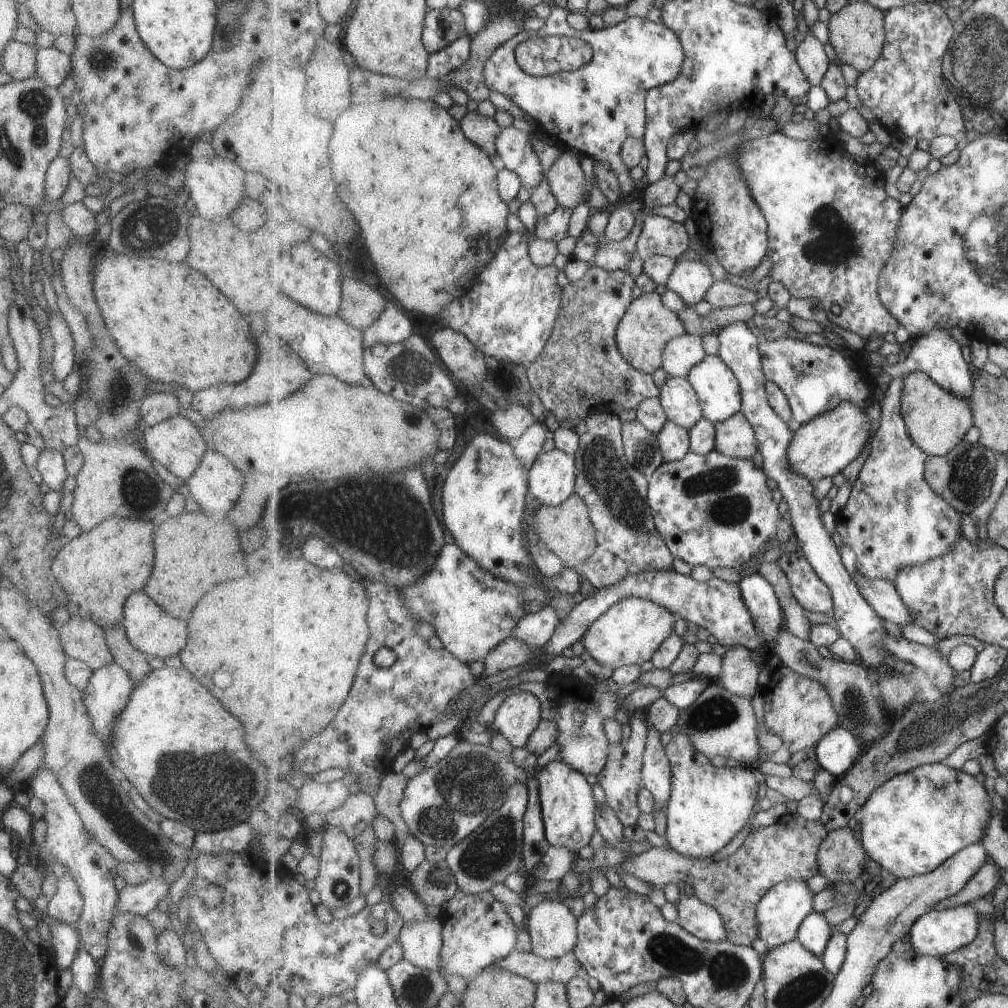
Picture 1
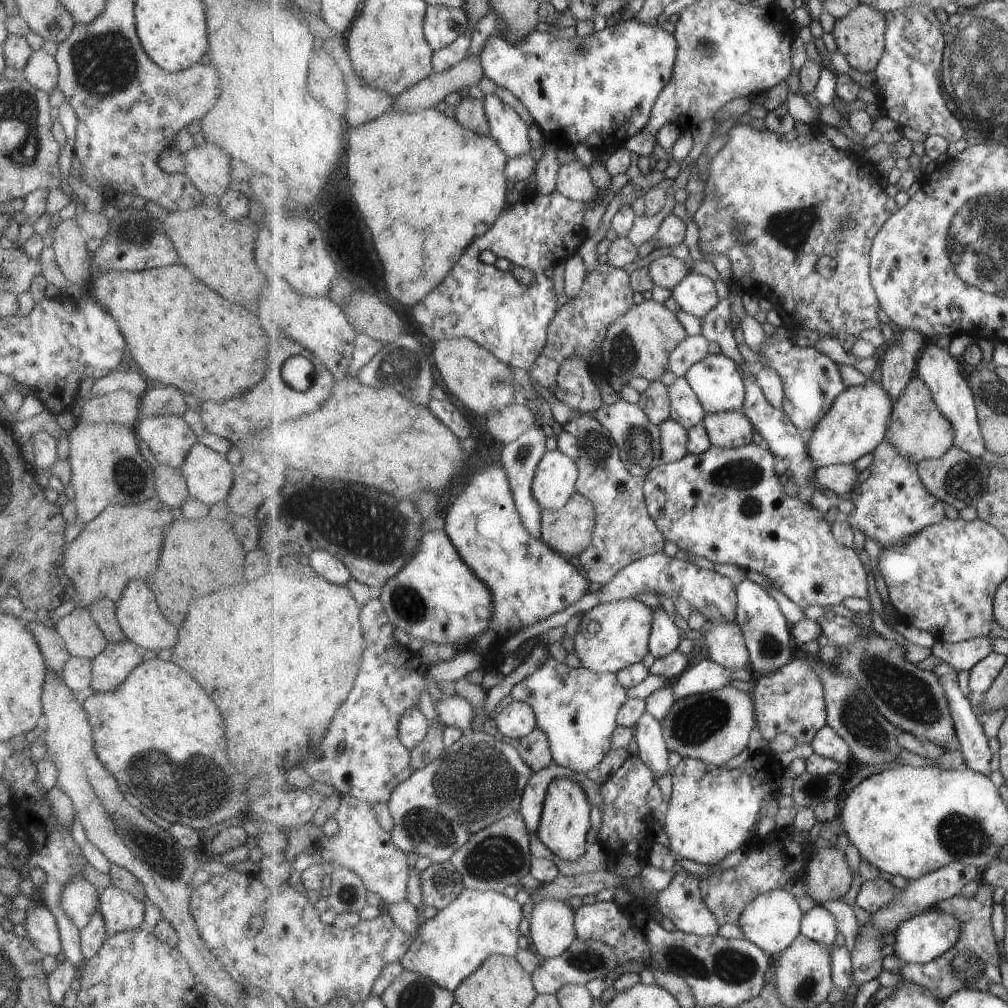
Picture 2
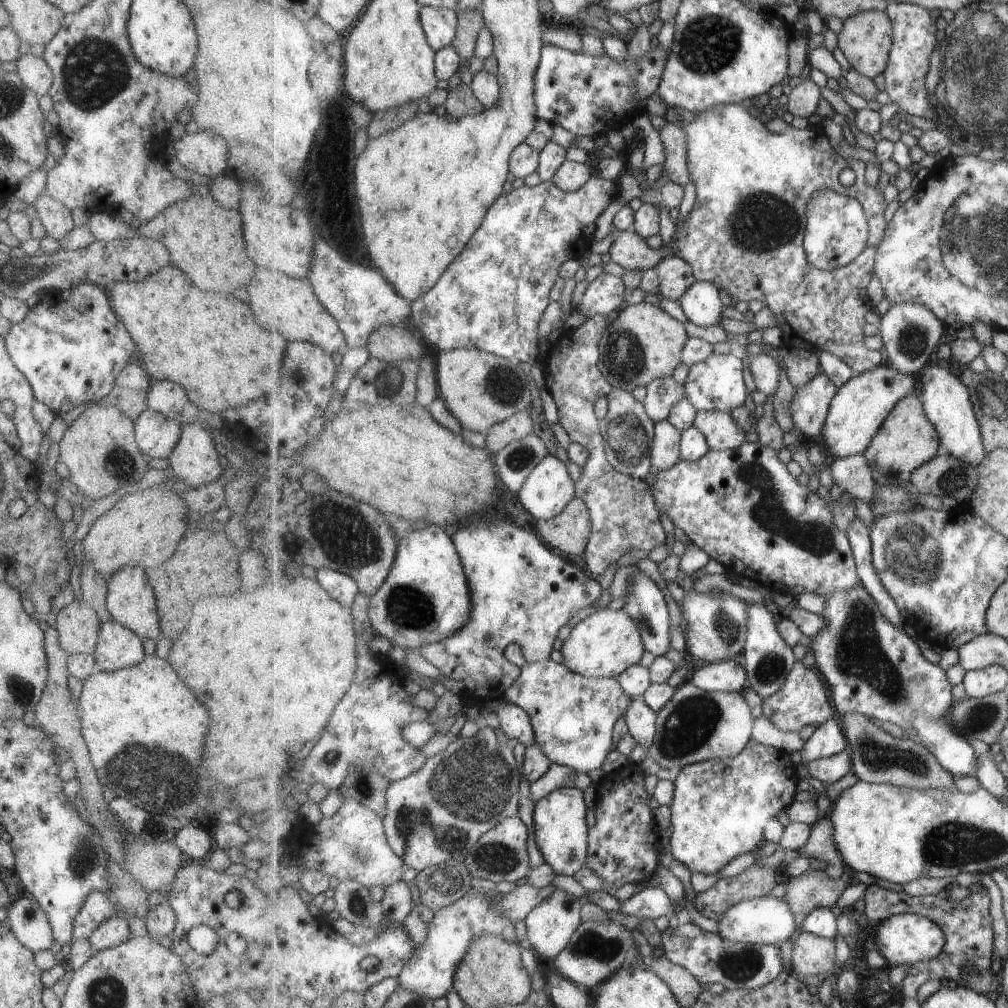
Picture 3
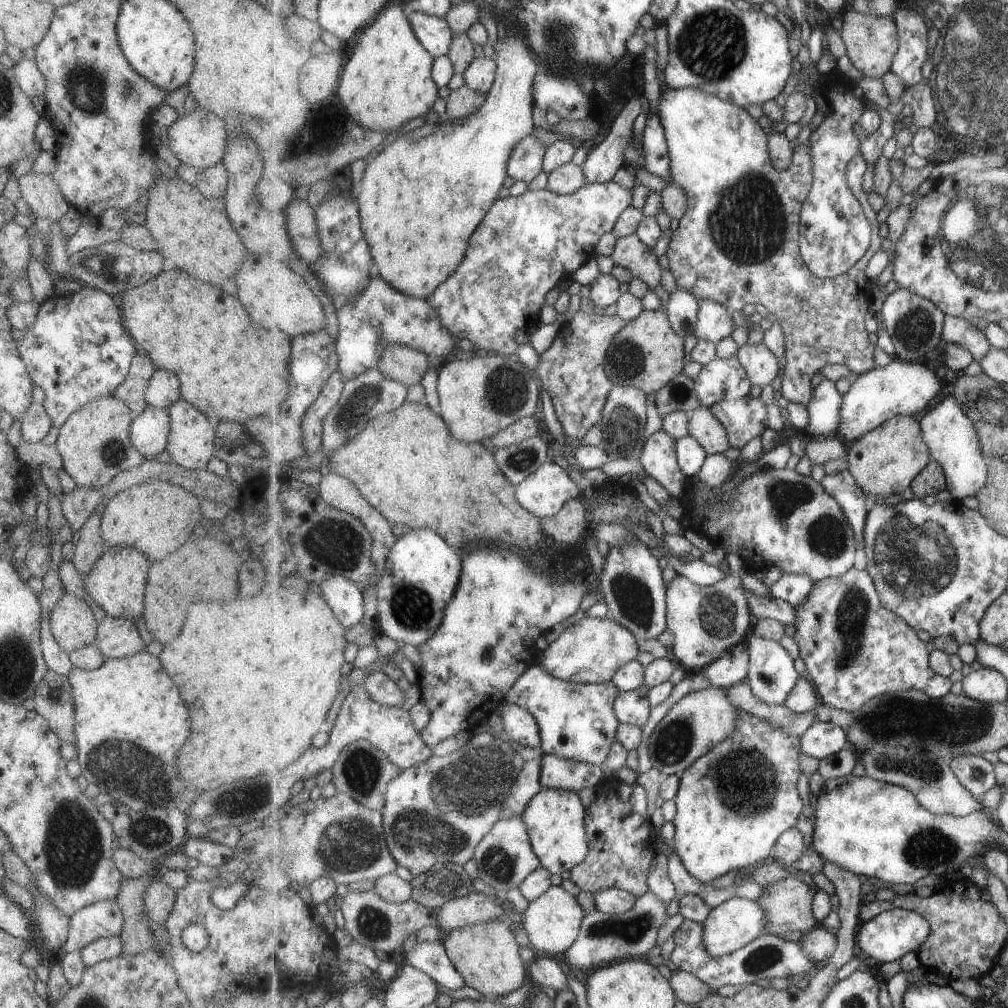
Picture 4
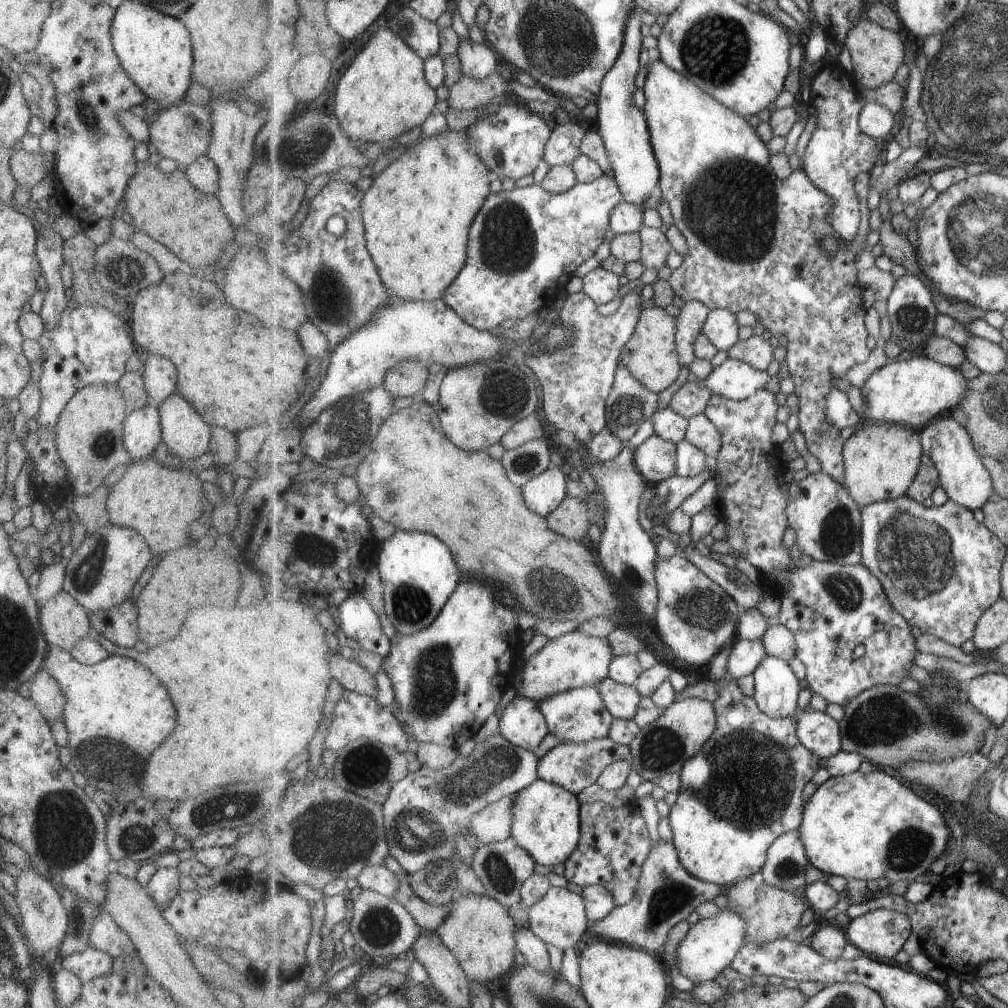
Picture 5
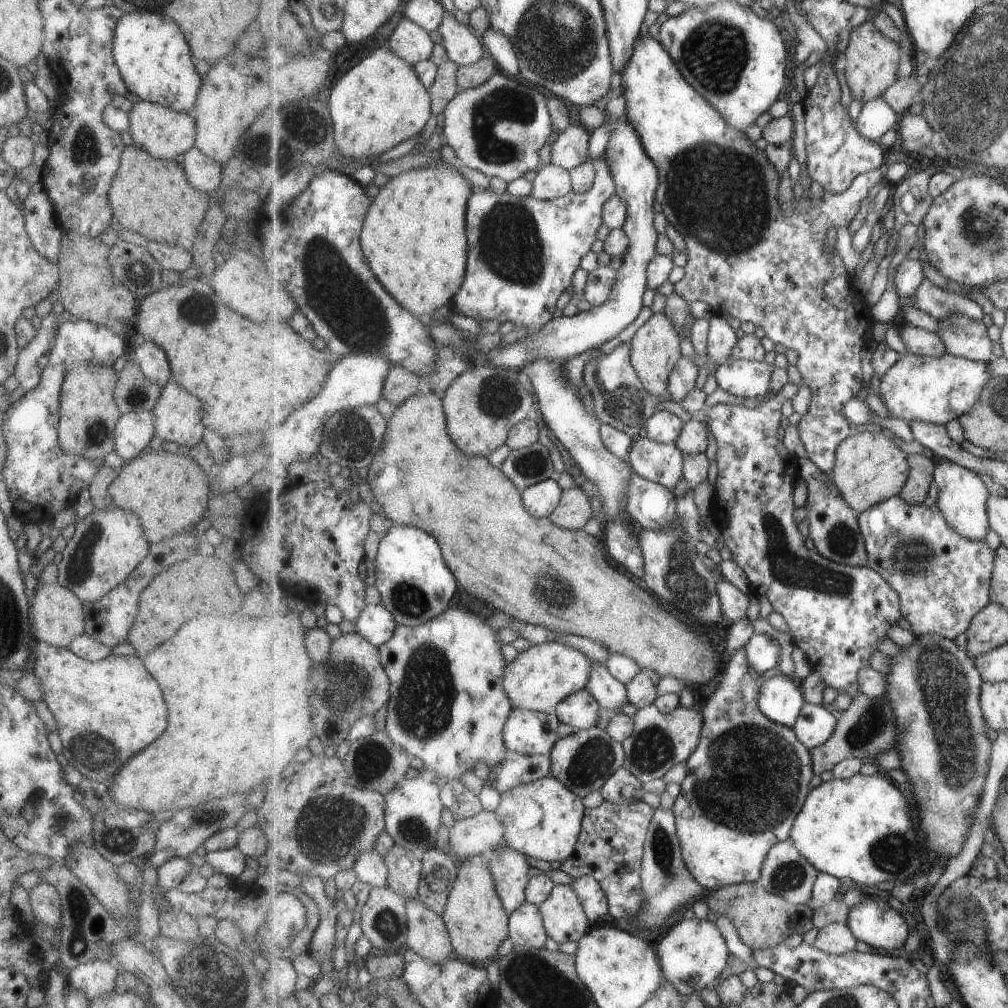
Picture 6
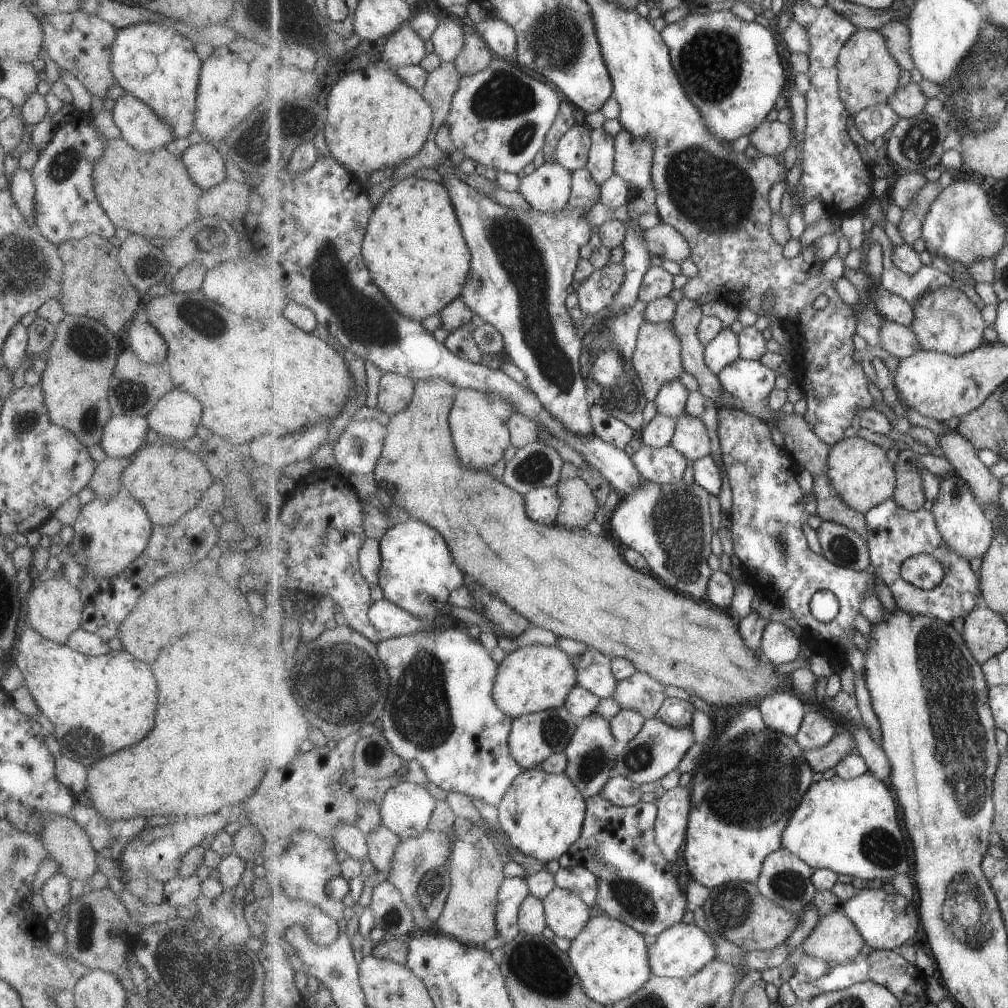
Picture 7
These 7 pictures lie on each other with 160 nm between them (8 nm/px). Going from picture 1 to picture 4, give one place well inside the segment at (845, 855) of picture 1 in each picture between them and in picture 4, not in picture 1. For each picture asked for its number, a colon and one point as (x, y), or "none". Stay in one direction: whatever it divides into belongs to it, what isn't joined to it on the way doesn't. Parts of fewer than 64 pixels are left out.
2: (829, 877)
3: (811, 890)
4: (788, 903)

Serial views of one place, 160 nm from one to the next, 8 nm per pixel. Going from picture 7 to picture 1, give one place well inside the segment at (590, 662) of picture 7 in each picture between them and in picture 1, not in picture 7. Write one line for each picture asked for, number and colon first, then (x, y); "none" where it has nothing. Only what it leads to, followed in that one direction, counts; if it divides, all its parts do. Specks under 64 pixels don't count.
1: (657, 768)
2: (652, 746)
3: (641, 718)
4: (633, 707)
5: (623, 701)
6: (611, 693)

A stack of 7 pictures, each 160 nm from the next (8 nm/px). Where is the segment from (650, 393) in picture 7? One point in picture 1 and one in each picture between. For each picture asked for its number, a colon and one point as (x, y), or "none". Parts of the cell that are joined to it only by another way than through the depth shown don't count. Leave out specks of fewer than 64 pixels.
1: (649, 325)
2: (640, 343)
3: (645, 343)
4: (648, 353)
5: (652, 354)
6: (656, 348)

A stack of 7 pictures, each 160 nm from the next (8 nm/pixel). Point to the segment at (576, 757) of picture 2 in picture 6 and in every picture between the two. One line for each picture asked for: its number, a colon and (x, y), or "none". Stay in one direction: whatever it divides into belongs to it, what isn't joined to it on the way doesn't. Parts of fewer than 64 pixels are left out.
3: (574, 716)
4: (577, 720)
5: (579, 715)
6: (580, 710)

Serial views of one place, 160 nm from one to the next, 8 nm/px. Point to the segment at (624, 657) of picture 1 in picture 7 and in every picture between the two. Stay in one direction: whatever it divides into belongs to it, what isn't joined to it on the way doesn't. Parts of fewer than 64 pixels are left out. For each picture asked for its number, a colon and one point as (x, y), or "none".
2: (610, 637)
3: (603, 645)
4: (591, 651)
5: (573, 660)
6: (542, 676)
7: (532, 679)

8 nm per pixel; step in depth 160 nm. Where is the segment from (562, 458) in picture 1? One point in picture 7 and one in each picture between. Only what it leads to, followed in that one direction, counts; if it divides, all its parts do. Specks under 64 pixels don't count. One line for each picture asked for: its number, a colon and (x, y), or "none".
2: (554, 485)
3: (549, 489)
4: (544, 492)
5: (544, 493)
6: (542, 499)
7: (543, 504)

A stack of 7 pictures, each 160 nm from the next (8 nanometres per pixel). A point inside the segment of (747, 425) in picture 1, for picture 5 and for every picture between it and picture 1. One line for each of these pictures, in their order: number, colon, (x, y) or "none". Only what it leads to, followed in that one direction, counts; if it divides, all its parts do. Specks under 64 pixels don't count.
2: (732, 429)
3: (723, 434)
4: (704, 425)
5: (702, 432)

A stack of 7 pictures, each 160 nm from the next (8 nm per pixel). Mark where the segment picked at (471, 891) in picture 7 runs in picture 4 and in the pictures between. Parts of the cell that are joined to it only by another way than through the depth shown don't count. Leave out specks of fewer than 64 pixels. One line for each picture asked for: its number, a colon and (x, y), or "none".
4: (487, 955)
5: (481, 932)
6: (477, 920)

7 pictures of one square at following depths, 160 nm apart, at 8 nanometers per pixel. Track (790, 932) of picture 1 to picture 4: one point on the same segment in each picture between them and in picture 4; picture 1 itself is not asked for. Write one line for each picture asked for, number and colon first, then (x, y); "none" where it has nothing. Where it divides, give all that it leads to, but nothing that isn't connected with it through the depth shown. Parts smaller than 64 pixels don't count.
2: (772, 921)
3: (765, 920)
4: (731, 925)

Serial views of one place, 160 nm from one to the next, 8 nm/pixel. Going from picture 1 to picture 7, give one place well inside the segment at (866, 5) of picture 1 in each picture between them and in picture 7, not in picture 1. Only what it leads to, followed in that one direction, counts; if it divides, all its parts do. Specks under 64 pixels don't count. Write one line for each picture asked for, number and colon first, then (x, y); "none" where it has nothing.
2: (860, 36)
3: (867, 38)
4: (872, 42)
5: (876, 53)
6: (873, 60)
7: (869, 73)

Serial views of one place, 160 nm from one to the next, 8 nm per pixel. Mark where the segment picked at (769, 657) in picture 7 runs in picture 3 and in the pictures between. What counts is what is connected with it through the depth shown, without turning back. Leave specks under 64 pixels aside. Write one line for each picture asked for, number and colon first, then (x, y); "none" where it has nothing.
3: (731, 675)
4: (734, 666)
5: (747, 654)
6: (763, 652)

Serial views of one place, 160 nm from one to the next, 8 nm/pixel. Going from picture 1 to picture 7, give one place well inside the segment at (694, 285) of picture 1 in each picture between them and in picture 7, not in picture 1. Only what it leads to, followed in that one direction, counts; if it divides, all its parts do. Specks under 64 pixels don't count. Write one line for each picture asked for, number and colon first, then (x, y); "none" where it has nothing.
2: (697, 294)
3: (703, 304)
4: (715, 323)
5: (721, 327)
6: (722, 339)
7: (725, 349)

